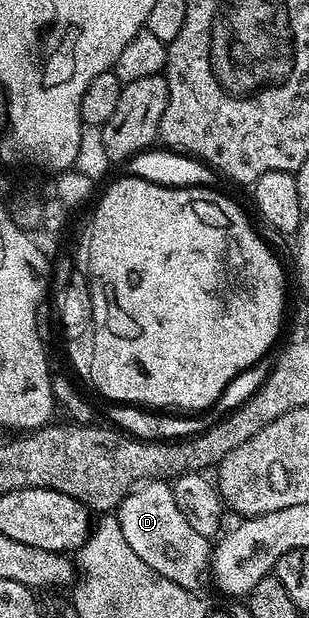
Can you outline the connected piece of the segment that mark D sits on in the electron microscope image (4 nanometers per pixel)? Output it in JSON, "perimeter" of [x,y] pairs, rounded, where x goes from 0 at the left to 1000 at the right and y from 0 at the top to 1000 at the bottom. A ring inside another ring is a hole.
{"perimeter":[[[498,775],[434,783],[372,825],[411,885],[515,930],[579,943],[579,950],[634,955],[683,921],[683,875],[667,864],[631,859],[605,846],[586,817],[566,814],[557,783],[534,775]]]}

